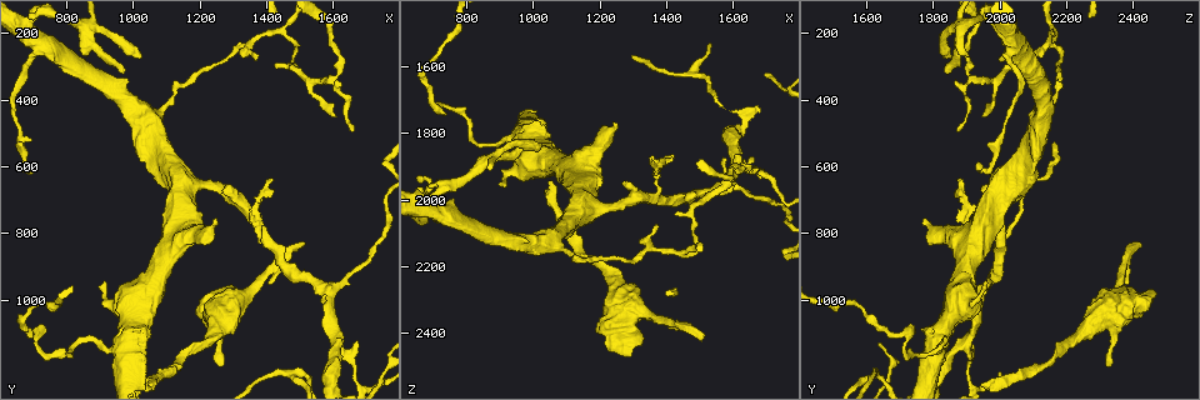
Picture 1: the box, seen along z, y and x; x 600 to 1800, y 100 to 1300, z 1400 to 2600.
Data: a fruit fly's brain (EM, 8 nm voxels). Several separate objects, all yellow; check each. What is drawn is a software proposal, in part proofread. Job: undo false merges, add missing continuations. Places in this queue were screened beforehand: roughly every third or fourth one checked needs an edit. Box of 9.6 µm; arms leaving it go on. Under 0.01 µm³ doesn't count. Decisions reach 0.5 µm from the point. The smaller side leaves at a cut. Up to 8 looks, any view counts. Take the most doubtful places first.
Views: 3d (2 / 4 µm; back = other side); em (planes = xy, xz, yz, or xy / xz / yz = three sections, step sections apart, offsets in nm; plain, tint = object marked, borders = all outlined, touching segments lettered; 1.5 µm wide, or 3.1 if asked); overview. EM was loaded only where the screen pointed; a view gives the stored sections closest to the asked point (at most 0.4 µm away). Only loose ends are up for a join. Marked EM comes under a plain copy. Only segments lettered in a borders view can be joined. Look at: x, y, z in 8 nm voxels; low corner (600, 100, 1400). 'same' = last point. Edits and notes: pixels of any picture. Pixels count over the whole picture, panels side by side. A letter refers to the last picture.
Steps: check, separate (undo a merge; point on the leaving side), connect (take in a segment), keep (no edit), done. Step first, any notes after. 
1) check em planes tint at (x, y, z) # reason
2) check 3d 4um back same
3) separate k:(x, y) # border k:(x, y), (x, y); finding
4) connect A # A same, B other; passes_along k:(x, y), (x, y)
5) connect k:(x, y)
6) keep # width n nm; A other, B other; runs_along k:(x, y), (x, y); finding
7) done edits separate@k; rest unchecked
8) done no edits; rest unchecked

check em xz step 8 tint at (1510, 830, 2410) # branch stops here

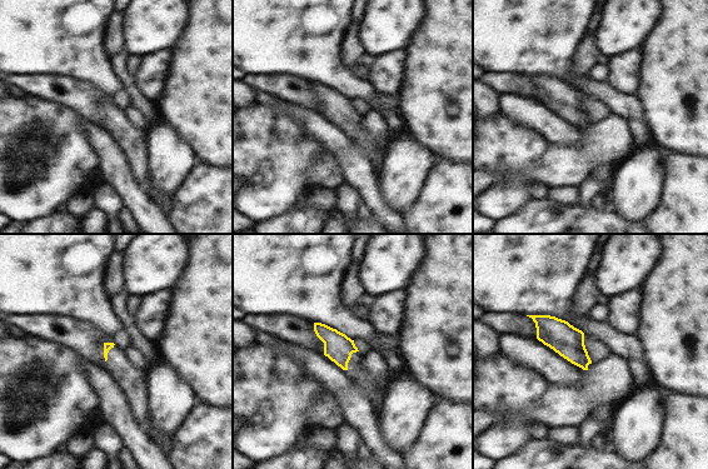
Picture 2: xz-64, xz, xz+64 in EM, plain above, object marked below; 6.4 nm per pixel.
check em planes borders same # cut it another way

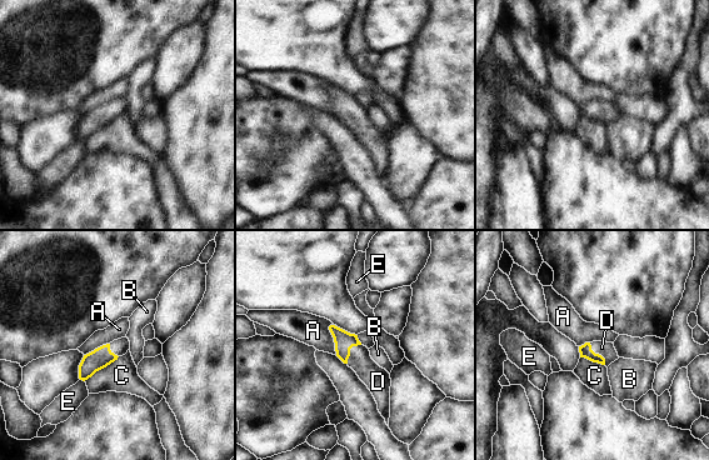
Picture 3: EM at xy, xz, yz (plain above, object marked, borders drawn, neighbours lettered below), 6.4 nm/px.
connect D # A other, B other, C other, D same, E other; passes_along 3:(585, 350), (598, 354), (607, 350); it goes on there

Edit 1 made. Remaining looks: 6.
check overview

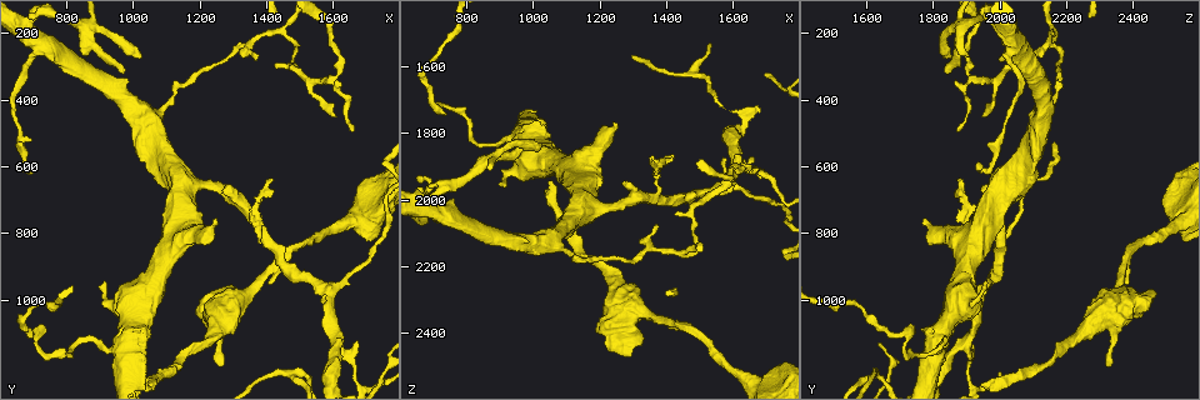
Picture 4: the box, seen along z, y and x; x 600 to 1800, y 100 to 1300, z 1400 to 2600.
check 3d 2um at (680, 290, 2030) # calibre changes

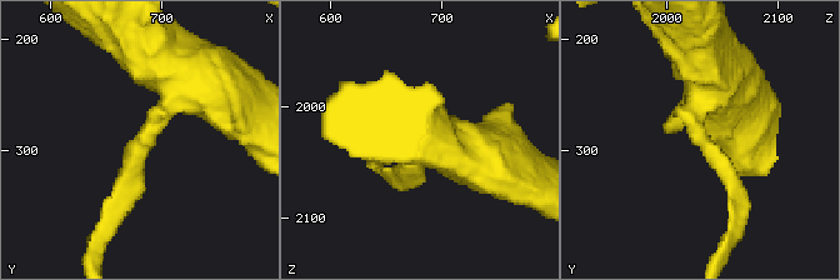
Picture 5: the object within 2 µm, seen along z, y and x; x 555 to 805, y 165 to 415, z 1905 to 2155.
check em xy step 8 tint at (682, 296, 2034) # need the tissue

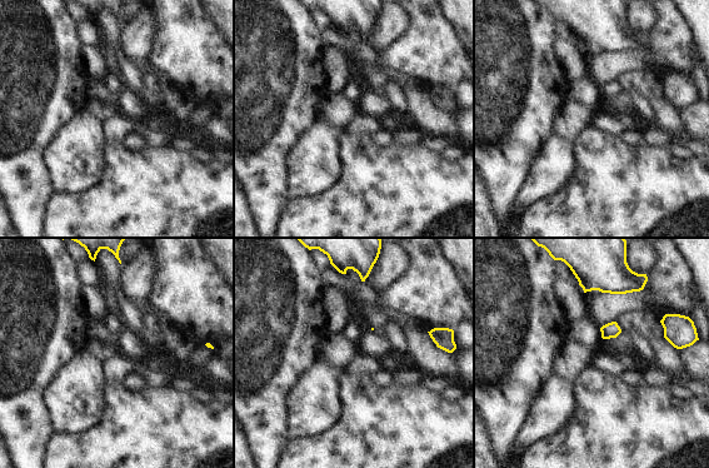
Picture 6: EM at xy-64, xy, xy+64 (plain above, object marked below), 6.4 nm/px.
check em planes borders same

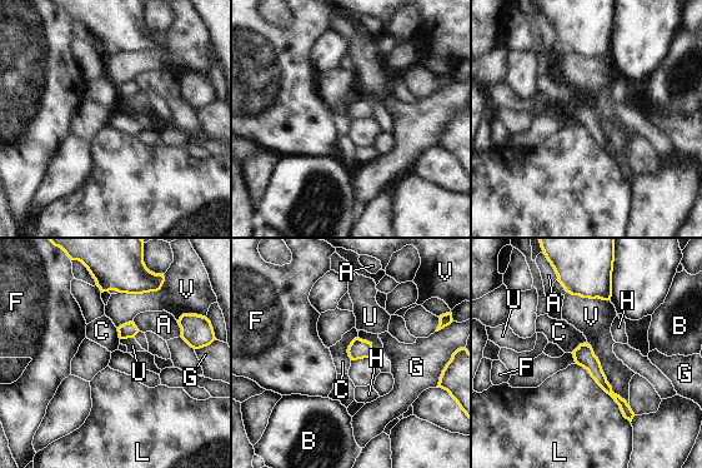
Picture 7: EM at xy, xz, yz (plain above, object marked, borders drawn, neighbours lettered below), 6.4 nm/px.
keep # width 130 nm; A other, B other, C other, F other, G other, H other, L other, U other, V other; one neuron here

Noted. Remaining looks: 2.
done edits connect@3; rest unchecked

